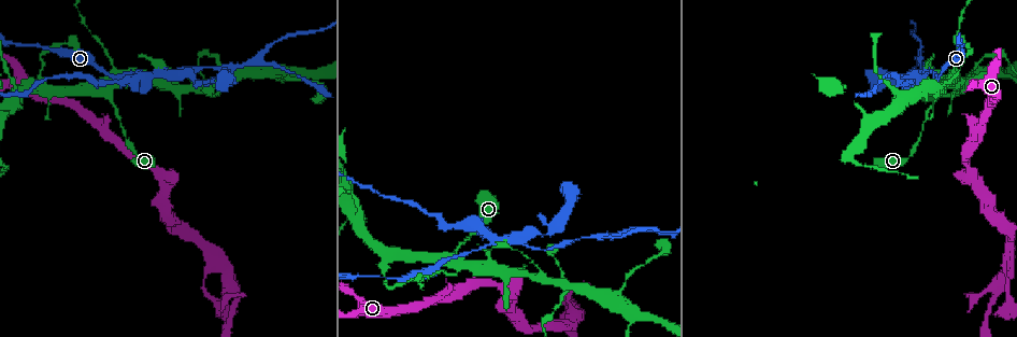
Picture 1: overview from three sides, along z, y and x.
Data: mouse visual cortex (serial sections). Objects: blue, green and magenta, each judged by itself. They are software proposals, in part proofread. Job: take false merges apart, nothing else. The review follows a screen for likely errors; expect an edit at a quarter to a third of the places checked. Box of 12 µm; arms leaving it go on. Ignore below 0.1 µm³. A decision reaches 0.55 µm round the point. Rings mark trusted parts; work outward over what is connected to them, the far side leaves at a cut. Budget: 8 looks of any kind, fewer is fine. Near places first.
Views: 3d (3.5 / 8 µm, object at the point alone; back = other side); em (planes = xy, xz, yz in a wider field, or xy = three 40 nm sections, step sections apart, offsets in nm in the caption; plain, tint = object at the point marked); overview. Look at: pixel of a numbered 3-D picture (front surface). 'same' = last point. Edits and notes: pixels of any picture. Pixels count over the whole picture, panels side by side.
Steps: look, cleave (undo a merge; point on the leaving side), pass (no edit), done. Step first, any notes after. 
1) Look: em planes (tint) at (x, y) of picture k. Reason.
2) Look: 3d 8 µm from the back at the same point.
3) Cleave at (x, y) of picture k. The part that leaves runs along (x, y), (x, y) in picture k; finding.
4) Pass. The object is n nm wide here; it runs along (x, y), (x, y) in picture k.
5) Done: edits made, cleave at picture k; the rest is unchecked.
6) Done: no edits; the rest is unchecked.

Look: 3d 3.5 µm from the back at (125, 136) of picture 1. Narrows sharply.

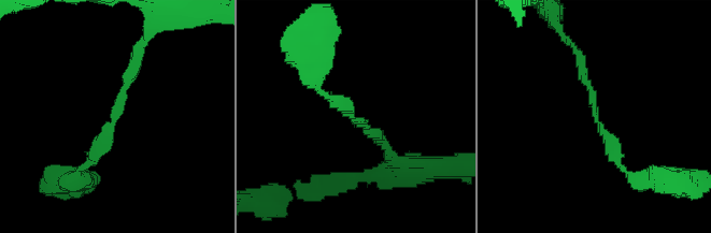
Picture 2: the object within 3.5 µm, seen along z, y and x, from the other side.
Pass. The arms are 150, 150 nm wide; it runs along (75, 175), (109, 135), (136, 56) in picture 2; all the same cell.

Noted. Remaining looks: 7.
Look: 3d 3.5 µm at (41, 91) of picture 1. Arms part here.

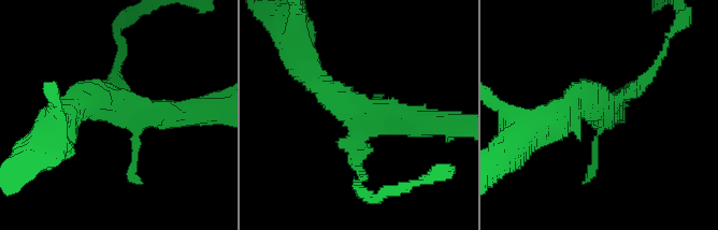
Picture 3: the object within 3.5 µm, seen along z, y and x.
Look: em xy step 5 (tint) at (366, 117) of picture 3. Need the tissue.

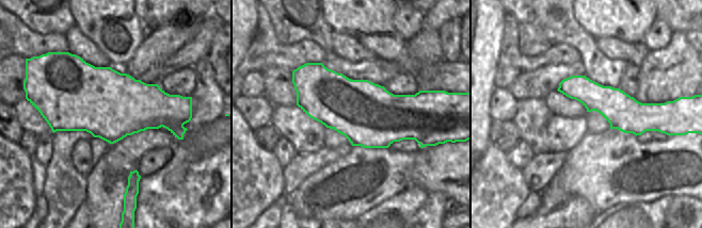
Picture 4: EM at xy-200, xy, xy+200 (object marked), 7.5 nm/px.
Pass. It runs along (561, 85), (580, 87), (654, 128) in picture 4; all the same cell.

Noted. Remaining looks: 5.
Look: 3d 8 µm at (147, 73) of picture 1. Three arms meet.

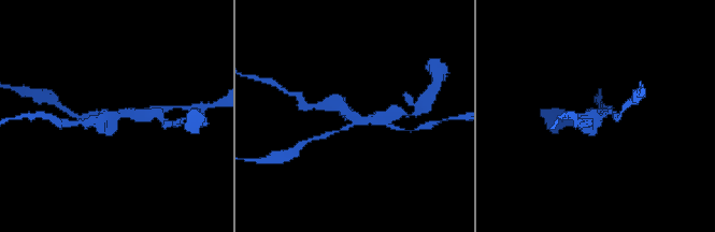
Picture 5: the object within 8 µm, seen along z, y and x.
Look: em xy step 2 (tint) at (115, 115) of picture 5. Shape alone is not enough.

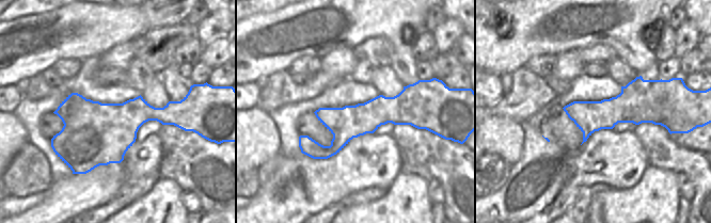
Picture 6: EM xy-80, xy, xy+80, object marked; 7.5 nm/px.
Cleave at (589, 112) of picture 5. The object is 240 nm wide here; the part that leaves runs along (358, 120), (401, 114) in picture 5; two cells meet here.

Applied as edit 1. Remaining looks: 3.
Done: edits made, cleave at picture 5; the rest is unchecked.

